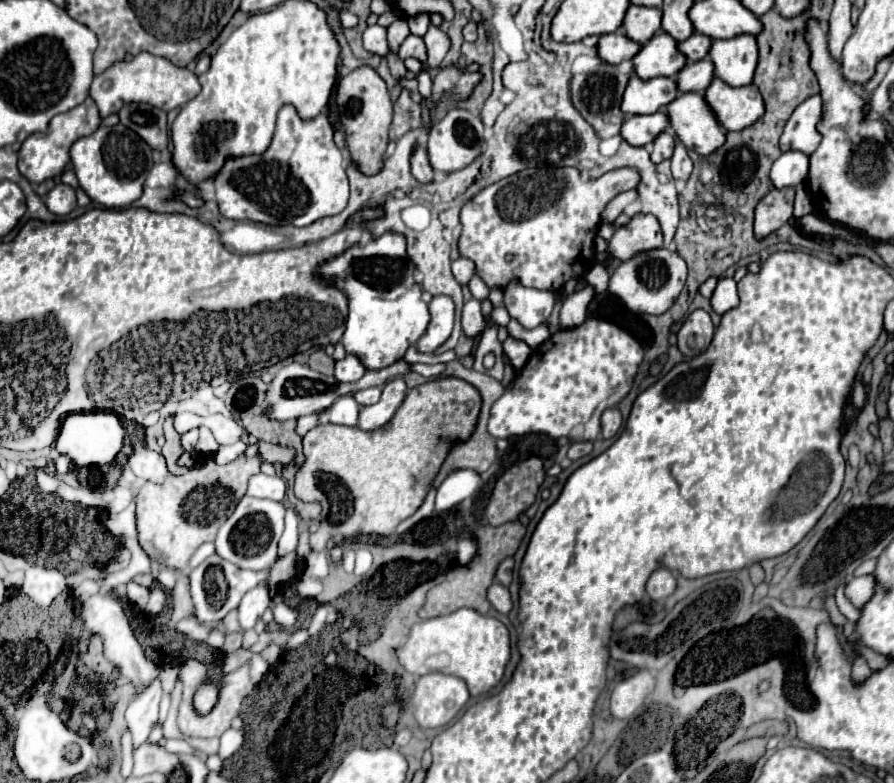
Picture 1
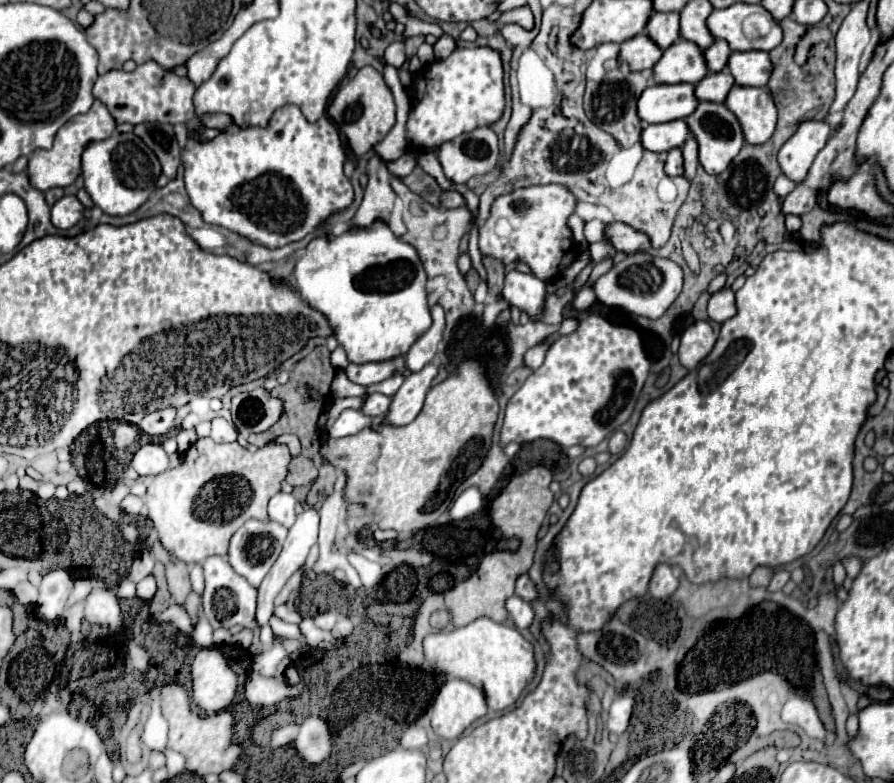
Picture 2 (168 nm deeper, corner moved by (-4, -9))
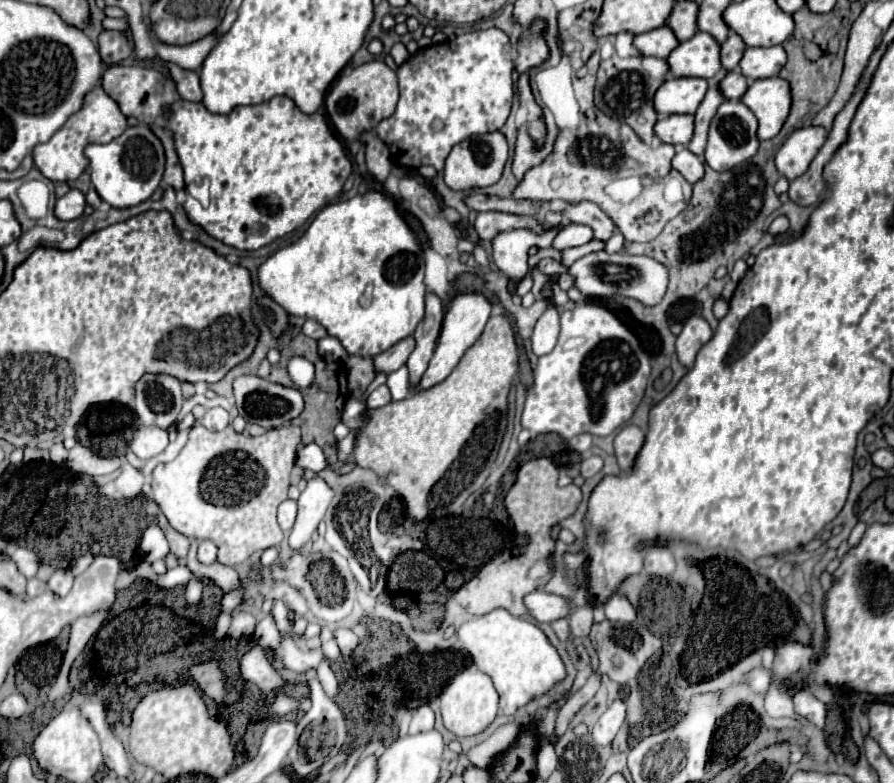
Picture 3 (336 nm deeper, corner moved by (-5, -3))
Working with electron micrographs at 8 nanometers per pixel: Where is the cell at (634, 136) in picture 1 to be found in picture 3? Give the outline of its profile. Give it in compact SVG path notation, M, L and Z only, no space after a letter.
M669 115L661 117L655 125L655 135L663 143L689 145L693 137L693 115Z

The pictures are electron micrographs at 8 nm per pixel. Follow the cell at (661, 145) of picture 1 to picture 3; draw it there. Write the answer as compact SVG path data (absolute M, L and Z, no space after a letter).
M687 147L679 149L677 155L673 157L673 167L691 183L699 183L705 175L705 165L701 161L701 157L697 157L695 153L691 153Z

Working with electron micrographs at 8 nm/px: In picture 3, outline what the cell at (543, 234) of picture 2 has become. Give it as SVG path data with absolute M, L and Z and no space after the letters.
M501 211L479 213L473 223L479 239L483 239L483 241L491 241L495 237L495 233L515 229L519 225L523 225L525 229L531 229L531 231L541 231L541 223L537 217L515 217L515 215L501 213Z

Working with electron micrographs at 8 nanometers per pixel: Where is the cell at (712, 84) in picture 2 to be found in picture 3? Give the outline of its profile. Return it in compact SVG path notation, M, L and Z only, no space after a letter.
M729 71L723 81L721 81L721 93L727 97L727 99L741 99L749 87L747 79L741 75L741 73L735 73L735 71Z

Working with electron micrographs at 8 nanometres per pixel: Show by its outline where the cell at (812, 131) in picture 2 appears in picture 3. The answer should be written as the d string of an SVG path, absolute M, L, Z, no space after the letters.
M819 127L797 129L775 155L777 171L789 181L801 177L809 169L809 163L813 161L825 139L827 139L825 129Z

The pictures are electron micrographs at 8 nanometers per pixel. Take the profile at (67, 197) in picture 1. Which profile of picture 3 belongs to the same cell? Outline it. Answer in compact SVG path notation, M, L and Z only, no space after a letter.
M71 189L67 195L63 195L61 199L57 199L55 215L61 221L71 221L71 219L77 219L77 217L83 215L85 205L87 205L85 203L85 195L79 189Z

